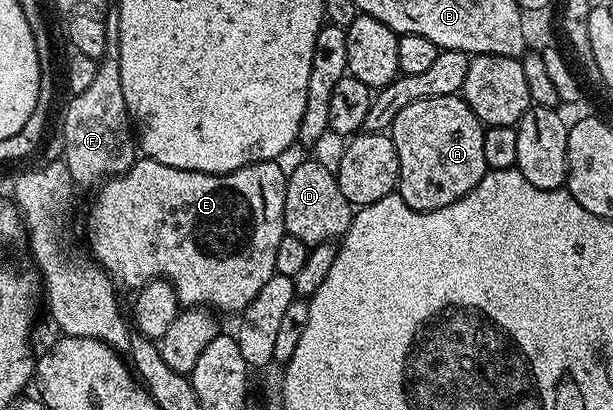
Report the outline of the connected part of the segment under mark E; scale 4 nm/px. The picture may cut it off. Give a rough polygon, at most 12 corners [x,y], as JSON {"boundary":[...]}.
{"boundary":[[141,157],[100,184],[92,258],[240,313],[275,274],[286,168]]}

